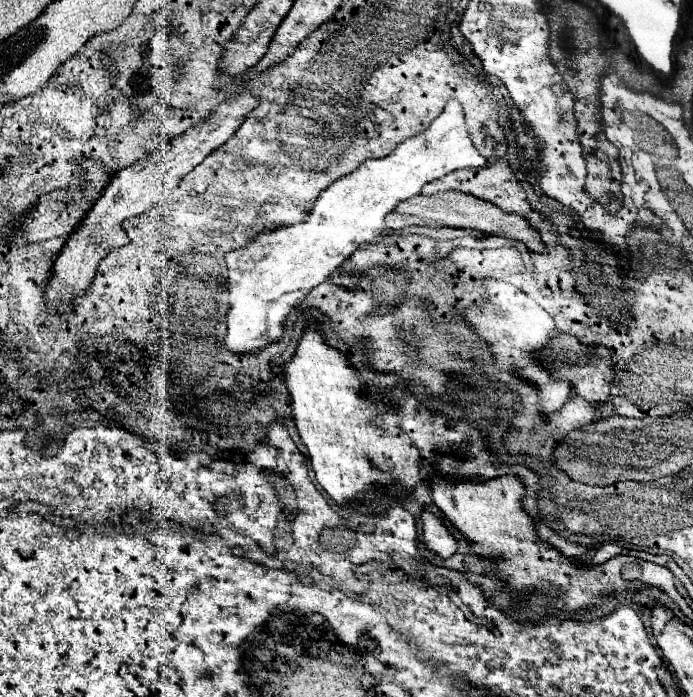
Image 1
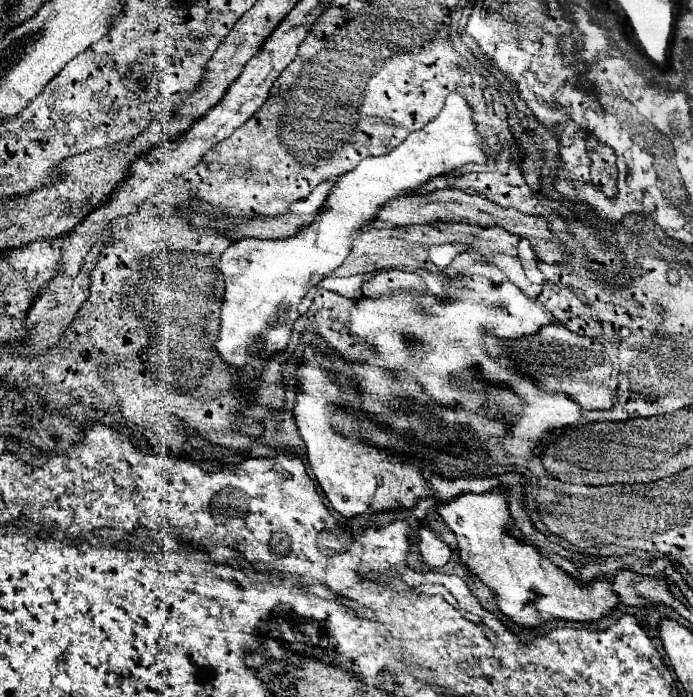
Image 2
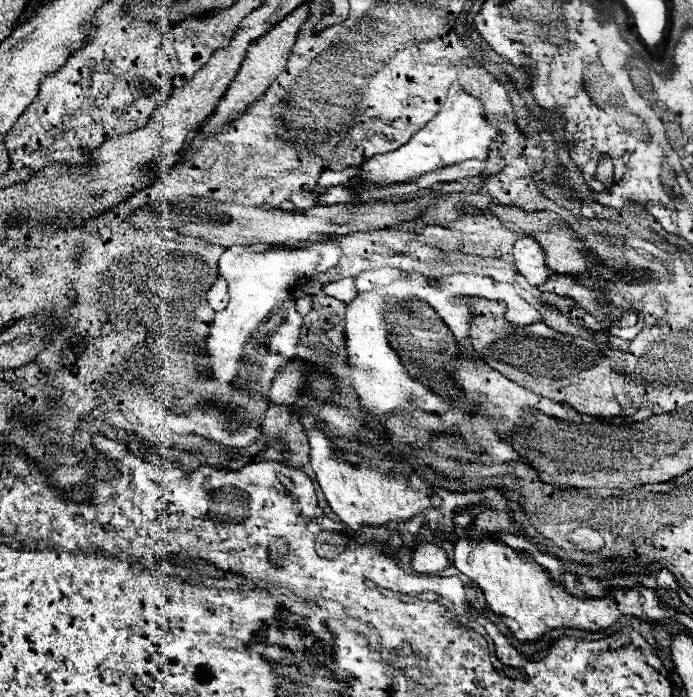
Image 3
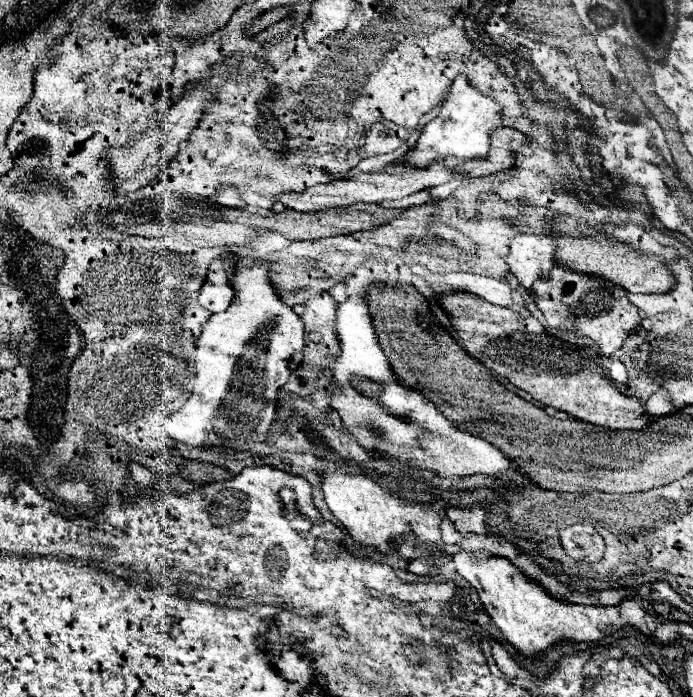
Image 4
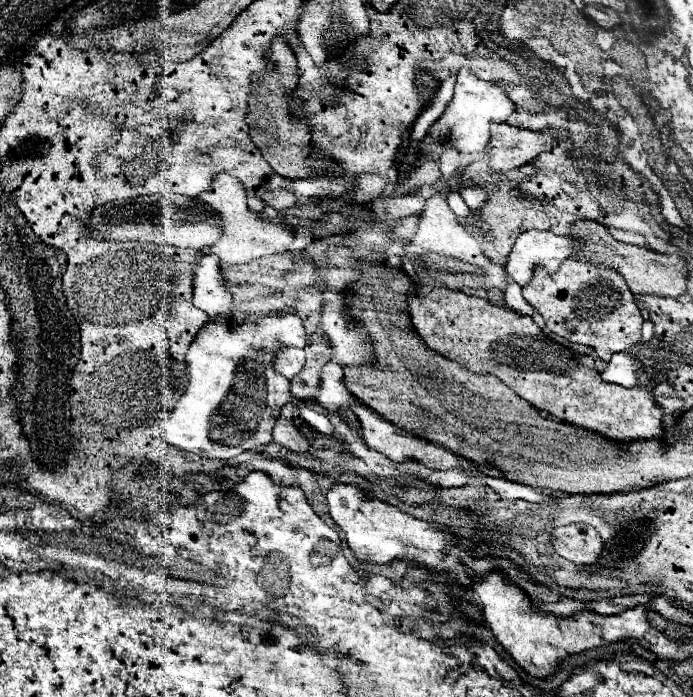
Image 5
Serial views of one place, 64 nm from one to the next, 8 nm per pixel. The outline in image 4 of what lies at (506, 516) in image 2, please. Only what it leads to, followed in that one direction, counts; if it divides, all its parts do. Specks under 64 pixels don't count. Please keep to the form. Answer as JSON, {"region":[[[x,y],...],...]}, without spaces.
{"region":[[[460,552],[454,556],[454,564],[456,570],[476,588],[492,624],[526,658],[540,658],[548,652],[552,644],[558,642],[600,642],[602,638],[620,630],[620,624],[644,624],[644,616],[654,618],[654,624],[668,624],[656,618],[650,602],[634,598],[624,600],[618,606],[622,622],[600,626],[597,606],[566,604],[556,598],[550,598],[542,586],[530,582],[506,558],[476,558],[470,552]]]}

